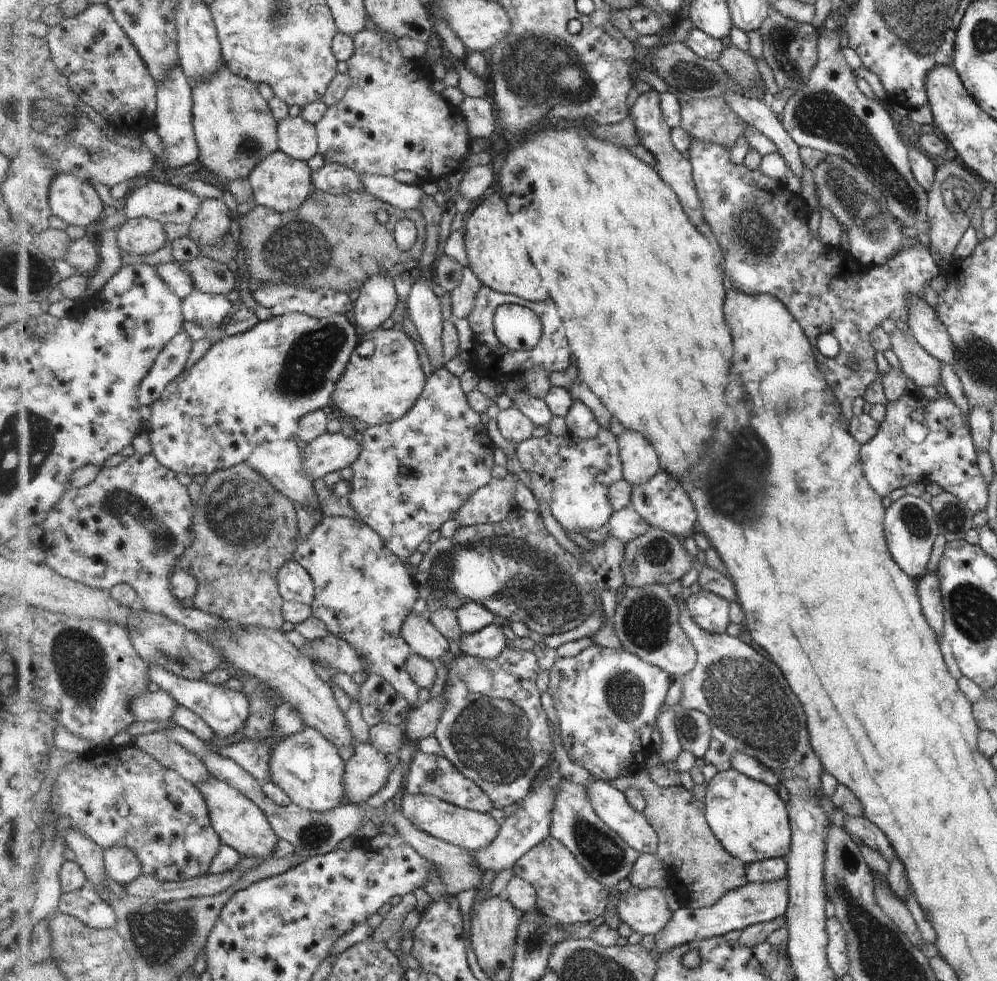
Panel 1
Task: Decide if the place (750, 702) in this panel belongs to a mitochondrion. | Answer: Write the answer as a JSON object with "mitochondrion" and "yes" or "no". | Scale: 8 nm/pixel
{"mitochondrion":"yes"}

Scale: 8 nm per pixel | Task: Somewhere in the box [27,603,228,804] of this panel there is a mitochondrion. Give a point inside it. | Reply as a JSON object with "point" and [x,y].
{"point":[81,666]}

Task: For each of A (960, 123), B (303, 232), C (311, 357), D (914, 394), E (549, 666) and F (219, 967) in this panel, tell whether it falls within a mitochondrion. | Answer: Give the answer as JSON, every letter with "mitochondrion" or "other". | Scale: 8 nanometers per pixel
{"A":"other","B":"mitochondrion","C":"mitochondrion","D":"other","E":"other","F":"other"}

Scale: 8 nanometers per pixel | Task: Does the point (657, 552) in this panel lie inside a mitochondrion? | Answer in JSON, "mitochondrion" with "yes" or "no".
{"mitochondrion":"yes"}

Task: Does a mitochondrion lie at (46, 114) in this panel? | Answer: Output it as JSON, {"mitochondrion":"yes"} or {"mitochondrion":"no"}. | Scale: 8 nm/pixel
{"mitochondrion":"yes"}

